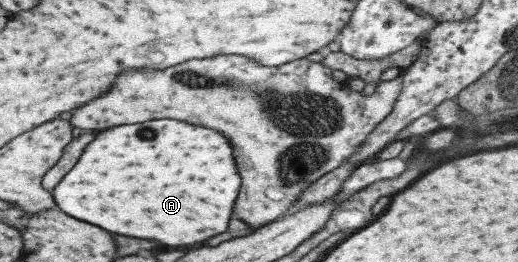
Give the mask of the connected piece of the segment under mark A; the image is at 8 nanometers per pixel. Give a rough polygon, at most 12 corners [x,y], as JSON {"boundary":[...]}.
{"boundary":[[109,127],[50,190],[109,233],[193,245],[227,229],[227,139]]}

